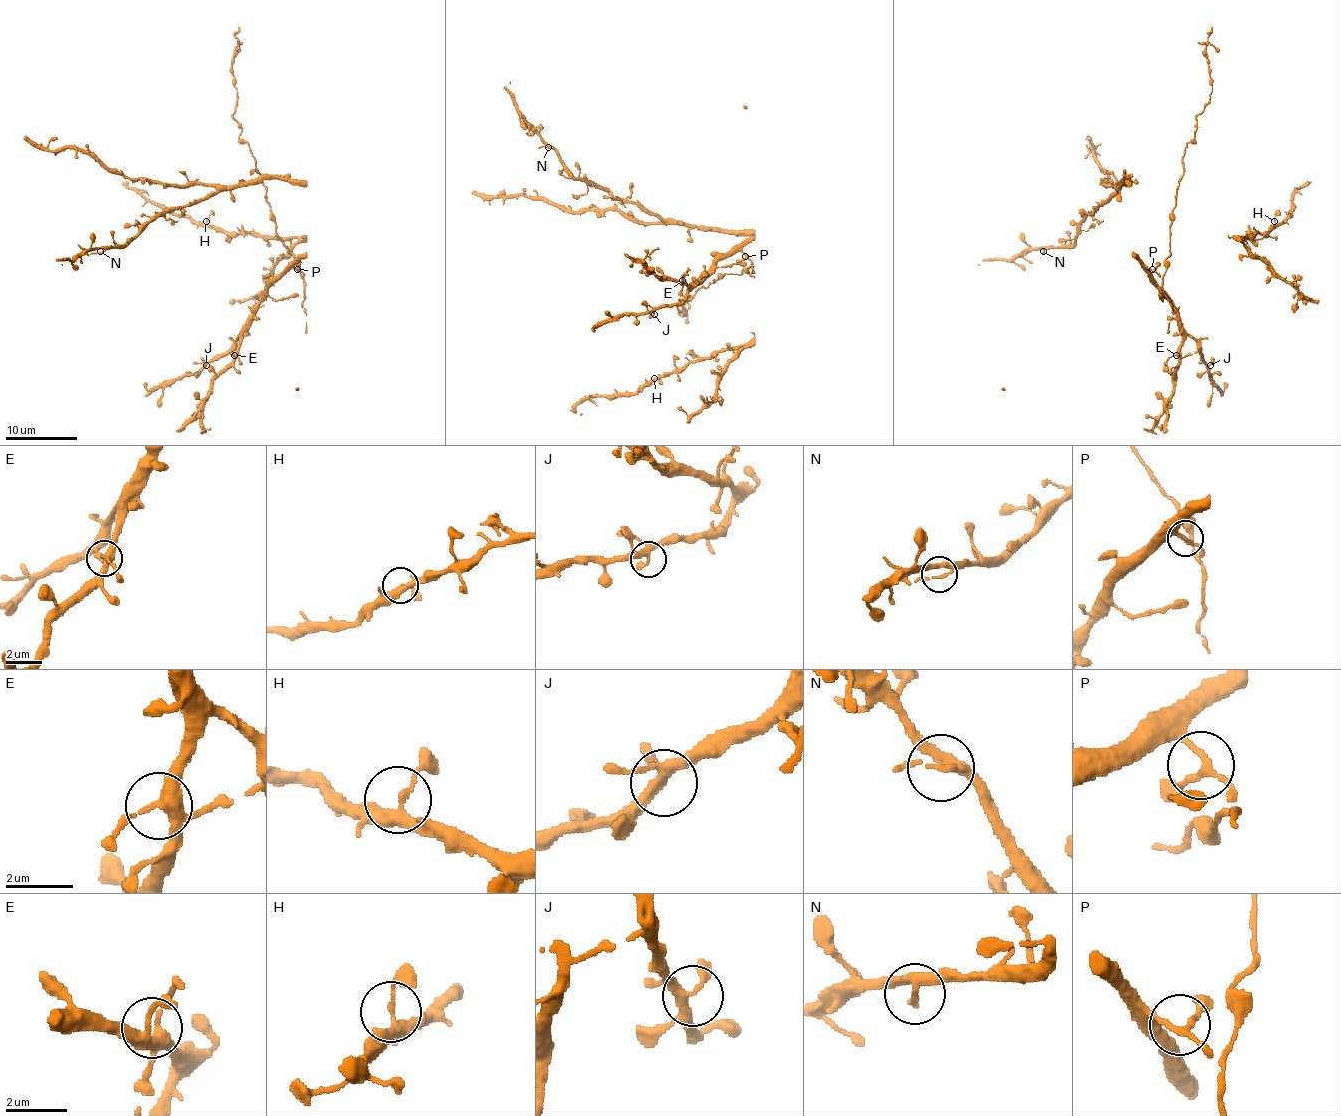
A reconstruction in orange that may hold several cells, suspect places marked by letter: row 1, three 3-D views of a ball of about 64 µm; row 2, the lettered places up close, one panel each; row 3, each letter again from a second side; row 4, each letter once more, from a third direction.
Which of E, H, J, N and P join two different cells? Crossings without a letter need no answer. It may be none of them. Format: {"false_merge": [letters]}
{"false_merge": []}

